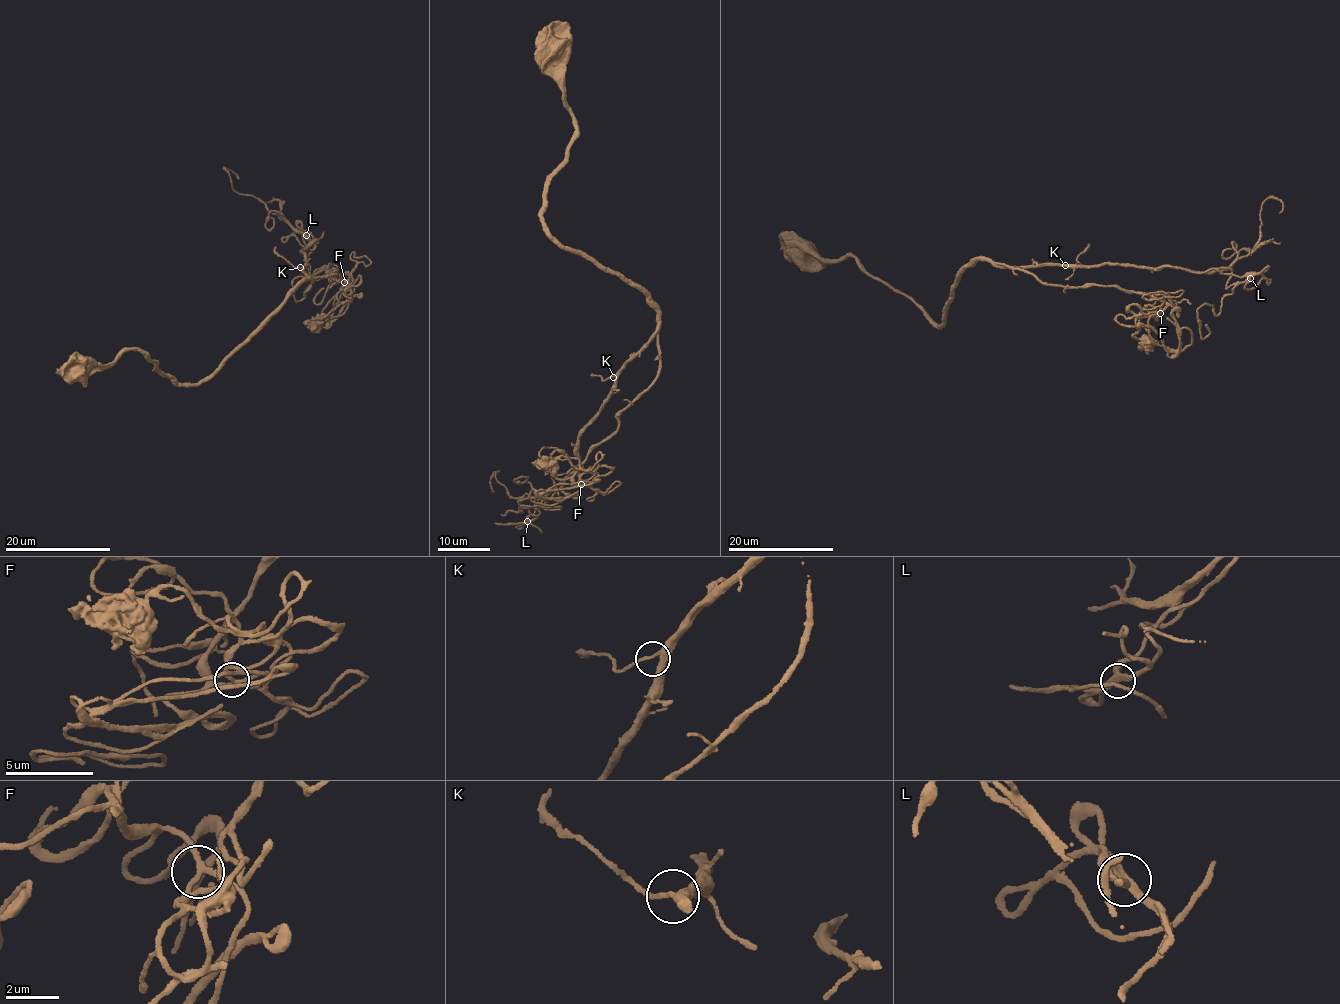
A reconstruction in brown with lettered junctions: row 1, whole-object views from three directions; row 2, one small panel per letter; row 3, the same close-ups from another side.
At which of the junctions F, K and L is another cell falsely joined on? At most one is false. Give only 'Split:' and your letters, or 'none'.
Split: none

